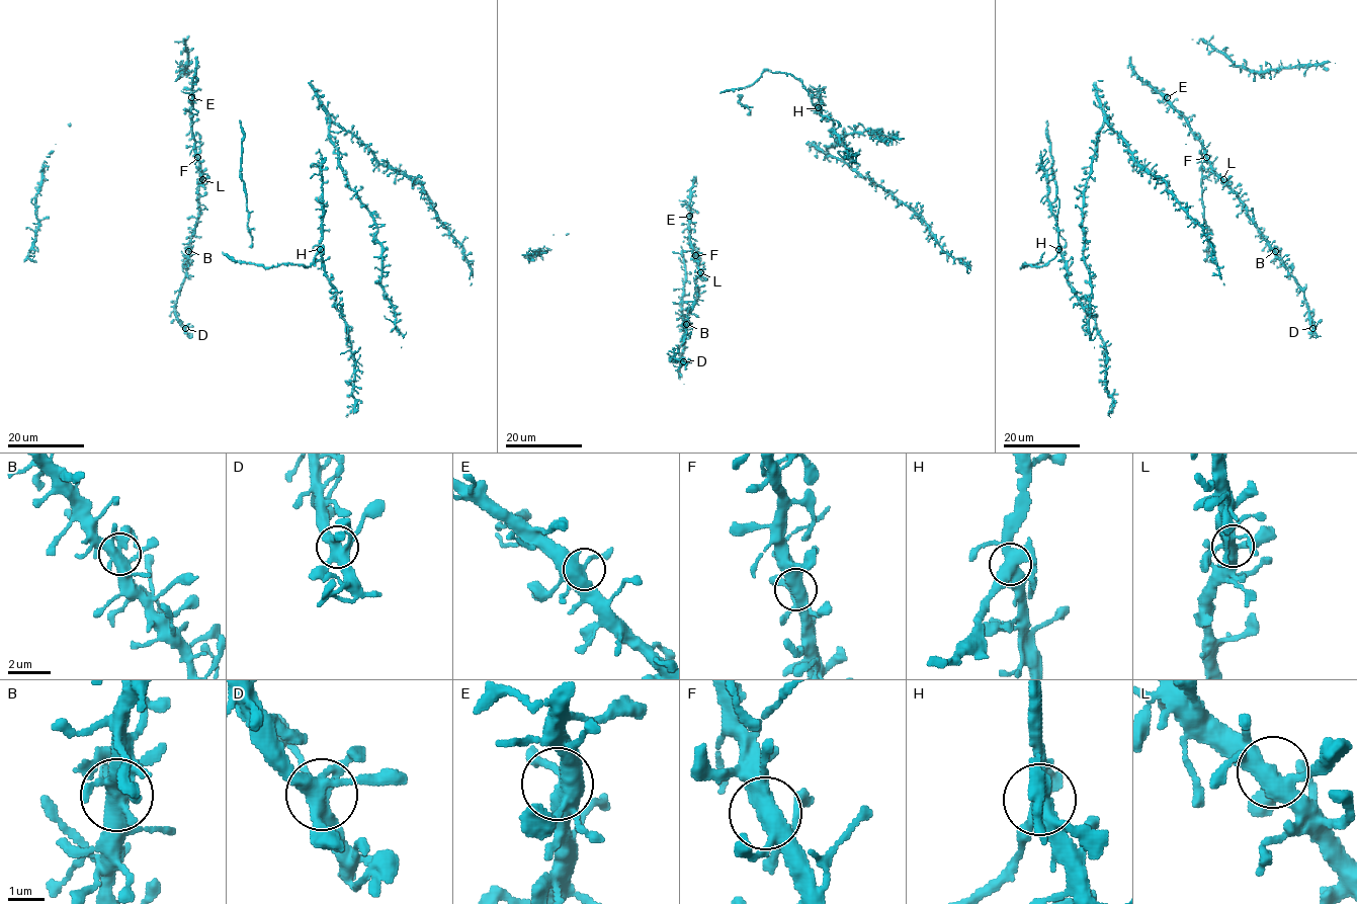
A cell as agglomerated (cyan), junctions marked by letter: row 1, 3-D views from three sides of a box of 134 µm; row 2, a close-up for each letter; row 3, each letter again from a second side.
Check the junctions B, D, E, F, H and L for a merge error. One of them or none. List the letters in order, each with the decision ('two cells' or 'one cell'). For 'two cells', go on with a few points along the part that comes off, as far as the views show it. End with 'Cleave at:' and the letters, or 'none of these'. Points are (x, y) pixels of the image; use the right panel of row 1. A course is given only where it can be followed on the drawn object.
B: one cell
D: one cell
E: one cell
F: one cell
H: two cells; foreign part runs (1058, 249), (1052, 259), (1041, 266), (1025, 264), (1021, 267), (1036, 264), (1044, 251)
L: one cell
Cleave at: H

